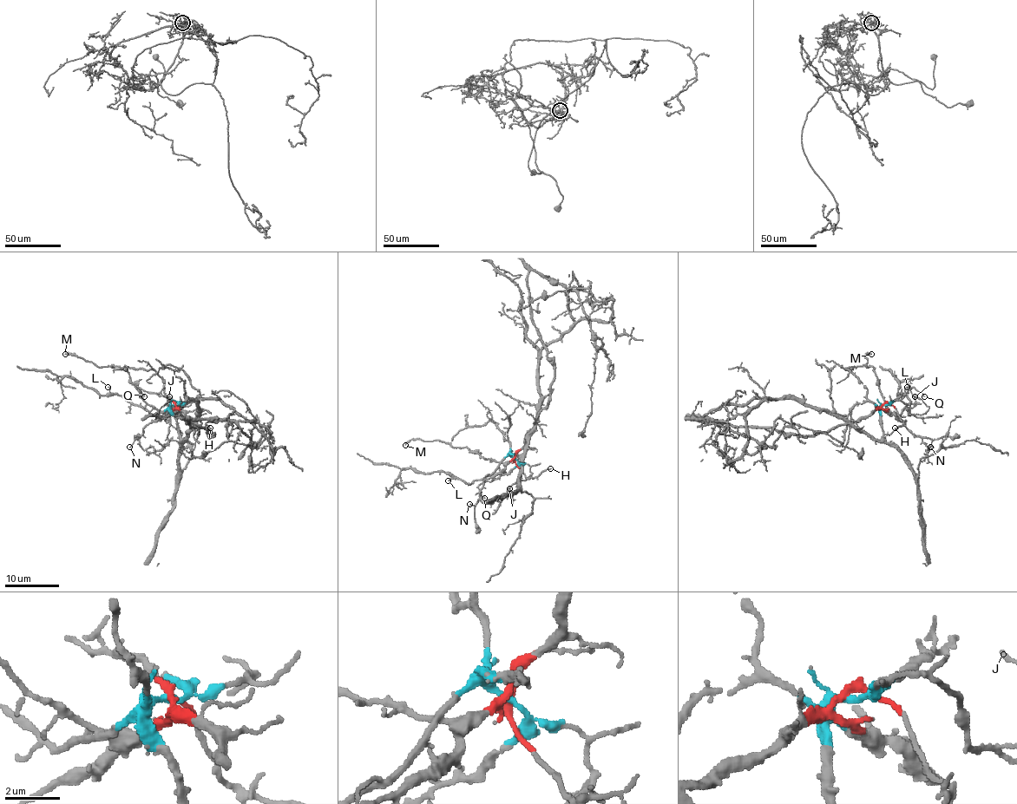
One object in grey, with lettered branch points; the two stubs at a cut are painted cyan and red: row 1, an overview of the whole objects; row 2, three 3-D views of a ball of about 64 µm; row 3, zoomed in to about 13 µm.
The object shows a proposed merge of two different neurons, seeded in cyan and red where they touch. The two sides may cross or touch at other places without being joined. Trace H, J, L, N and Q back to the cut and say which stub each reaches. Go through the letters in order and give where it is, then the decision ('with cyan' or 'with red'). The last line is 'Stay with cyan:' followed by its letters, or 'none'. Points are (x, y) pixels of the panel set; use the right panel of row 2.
H: (895, 428) | with red
J: (915, 396) | with cyan
L: (907, 387) | with cyan
N: (930, 447) | with red
Q: (924, 396) | with cyan
Stay with cyan: J, L, Q

